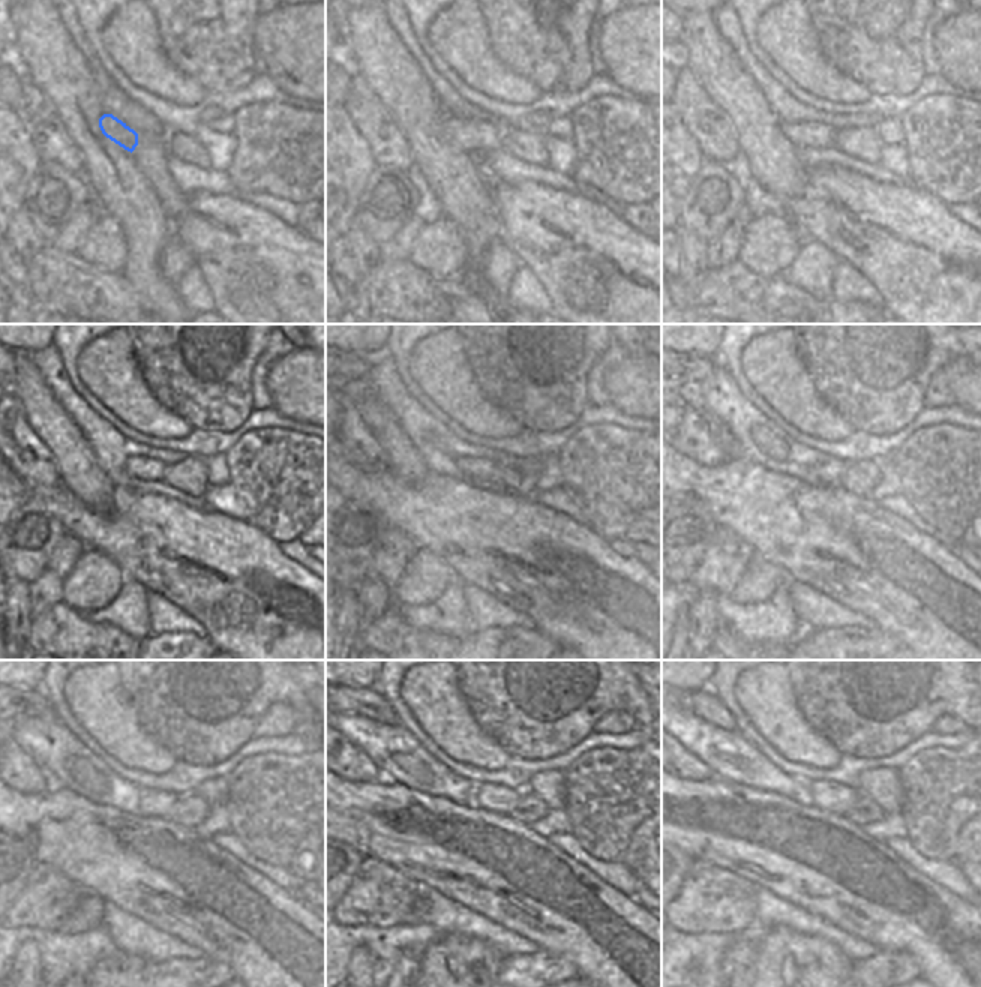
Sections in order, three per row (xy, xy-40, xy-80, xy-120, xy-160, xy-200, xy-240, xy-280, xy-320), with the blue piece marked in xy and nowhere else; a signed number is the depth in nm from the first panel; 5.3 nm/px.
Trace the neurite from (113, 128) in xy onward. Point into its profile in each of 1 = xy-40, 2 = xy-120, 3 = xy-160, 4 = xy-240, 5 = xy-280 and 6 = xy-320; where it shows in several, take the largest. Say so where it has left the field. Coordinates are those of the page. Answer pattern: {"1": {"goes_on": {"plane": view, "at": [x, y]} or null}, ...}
{"1": {"goes_on": {"plane": "xy-40", "at": [476, 137]}}, "2": {"goes_on": {"plane": "xy-120", "at": [138, 467]}}, "3": {"goes_on": {"plane": "xy-160", "at": [486, 470]}}, "4": {"goes_on": {"plane": "xy-240", "at": [153, 801]}}, "5": {"goes_on": {"plane": "xy-280", "at": [491, 797]}}, "6": {"goes_on": {"plane": "xy-320", "at": [830, 797]}}}

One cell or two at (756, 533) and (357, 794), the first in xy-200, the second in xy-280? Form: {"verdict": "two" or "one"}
{"verdict": "one"}

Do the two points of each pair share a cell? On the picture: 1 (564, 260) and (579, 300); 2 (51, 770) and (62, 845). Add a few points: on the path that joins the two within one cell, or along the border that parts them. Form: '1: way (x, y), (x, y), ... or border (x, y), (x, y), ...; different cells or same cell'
1: way (575, 270), (579, 275), (579, 290); same cell
2: border (51, 785), (63, 785), (86, 798); different cells

